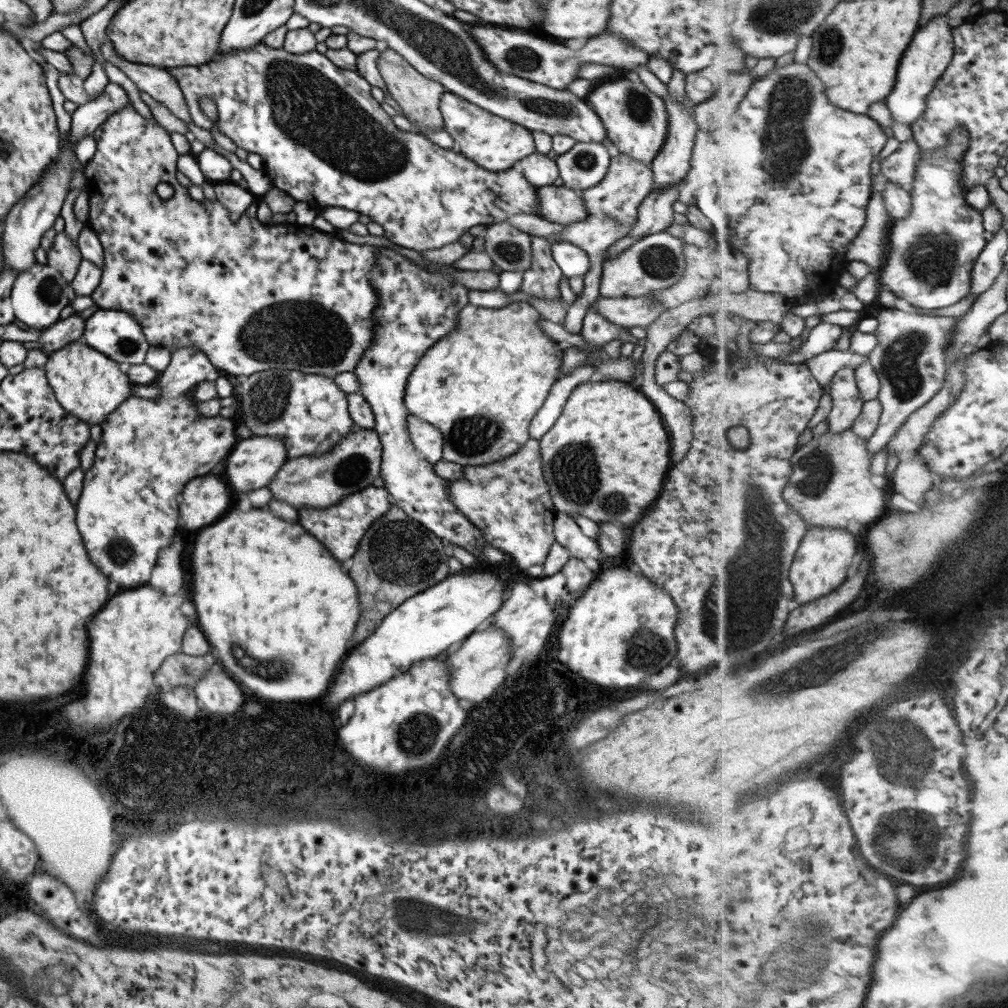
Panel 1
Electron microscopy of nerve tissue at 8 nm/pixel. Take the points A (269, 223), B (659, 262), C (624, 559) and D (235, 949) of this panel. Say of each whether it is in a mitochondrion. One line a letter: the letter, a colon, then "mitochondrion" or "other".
A: other
B: mitochondrion
C: other
D: other

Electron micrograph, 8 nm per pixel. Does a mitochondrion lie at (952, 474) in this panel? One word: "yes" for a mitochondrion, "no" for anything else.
no

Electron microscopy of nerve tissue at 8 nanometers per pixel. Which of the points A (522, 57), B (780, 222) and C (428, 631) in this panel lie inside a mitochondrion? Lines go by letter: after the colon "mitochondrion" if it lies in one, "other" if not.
A: mitochondrion
B: other
C: other

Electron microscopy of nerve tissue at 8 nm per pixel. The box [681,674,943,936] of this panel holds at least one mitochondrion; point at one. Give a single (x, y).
(884, 839)

